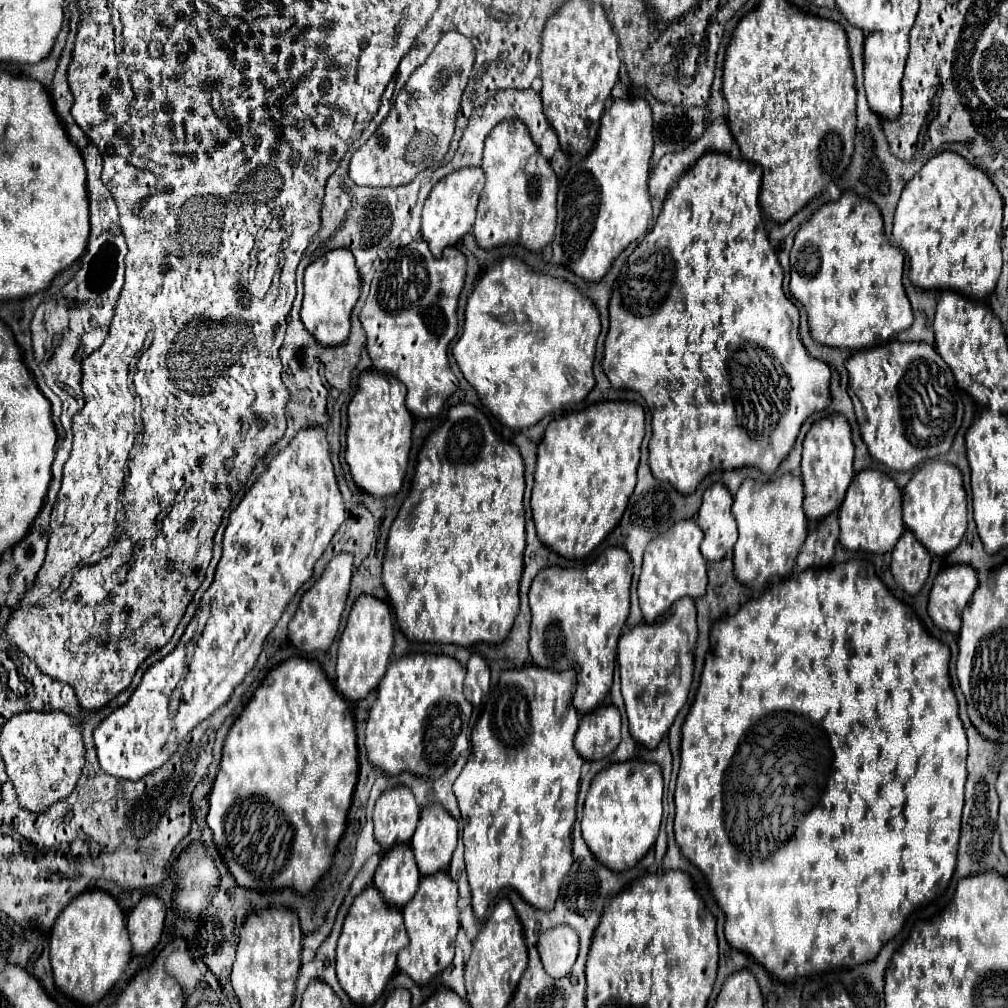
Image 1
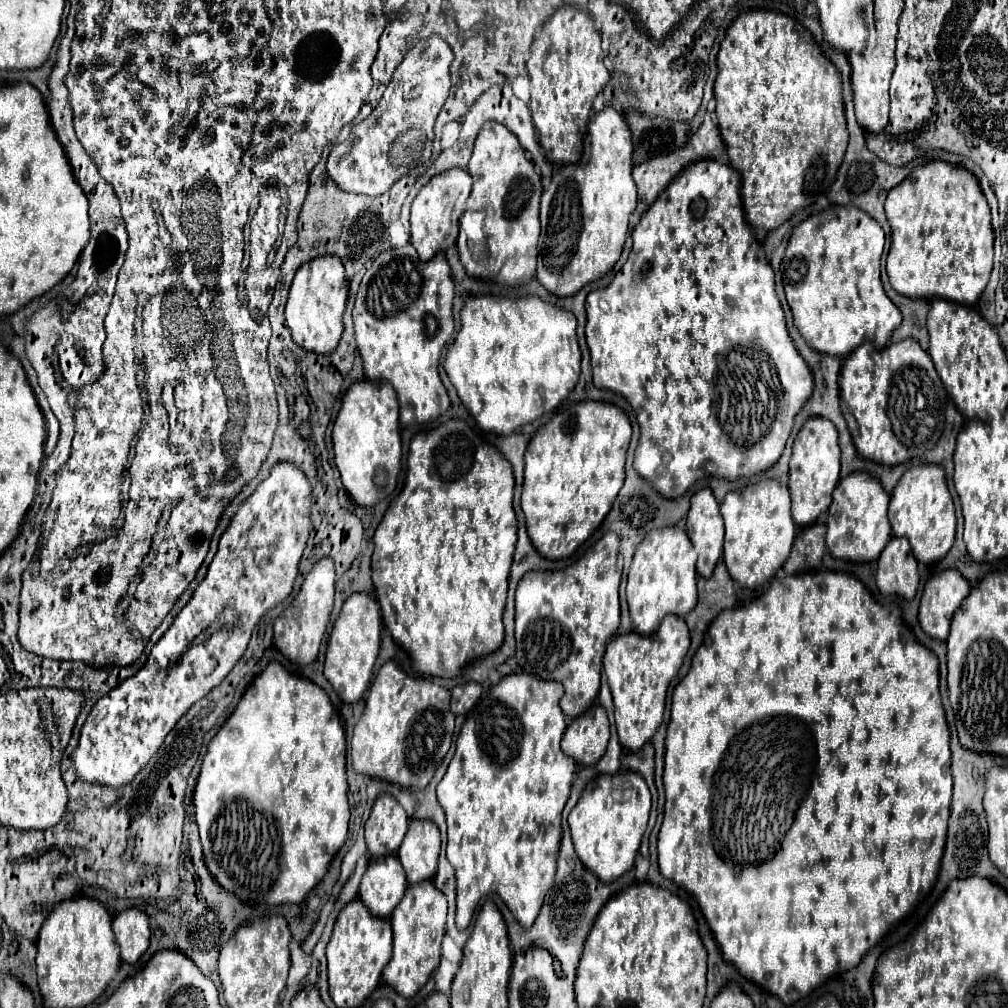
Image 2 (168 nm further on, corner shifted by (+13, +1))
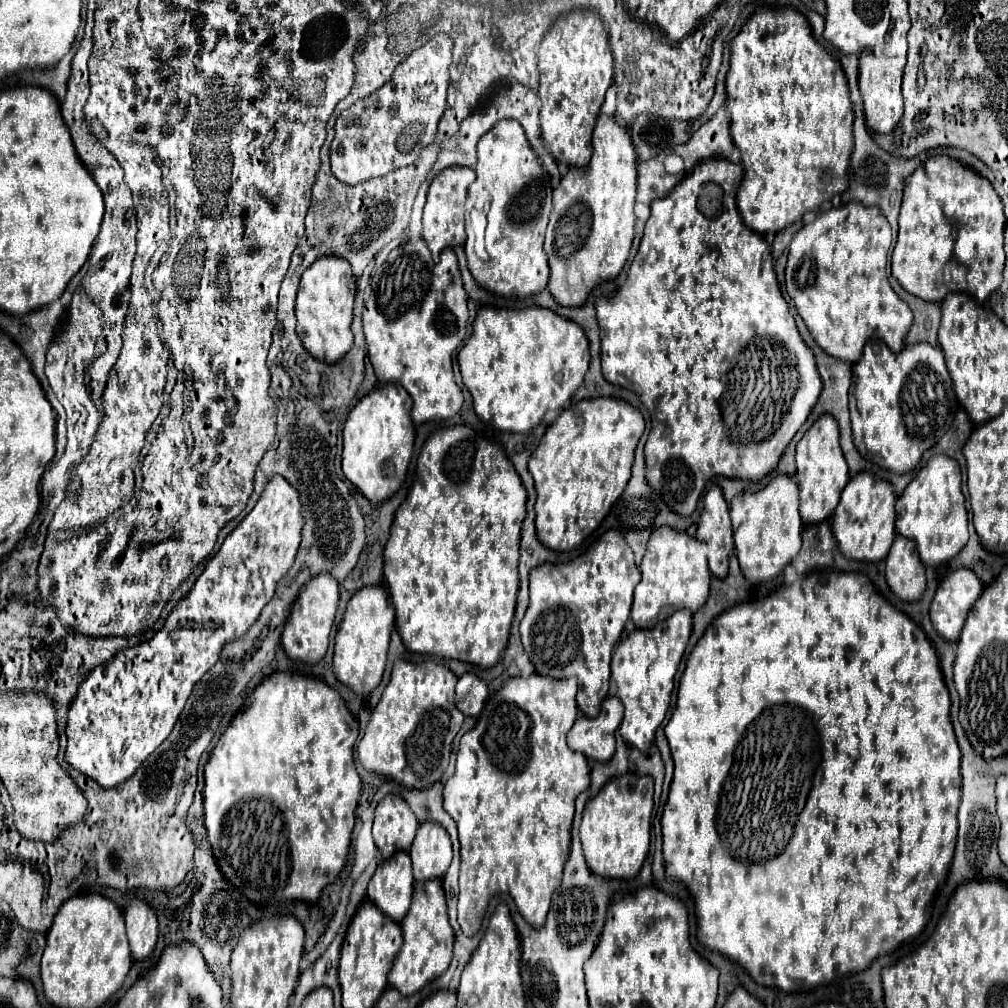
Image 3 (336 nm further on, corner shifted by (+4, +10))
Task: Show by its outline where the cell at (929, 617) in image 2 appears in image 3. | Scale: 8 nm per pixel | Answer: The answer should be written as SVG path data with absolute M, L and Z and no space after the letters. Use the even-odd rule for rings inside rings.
M957 569L939 583L931 603L931 623L943 639L959 639L967 613L981 591L983 583L969 569Z

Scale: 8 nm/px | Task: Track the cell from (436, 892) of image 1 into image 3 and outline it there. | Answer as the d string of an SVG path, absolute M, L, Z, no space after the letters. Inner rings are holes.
M439 879L415 885L411 909L401 921L401 931L403 947L389 973L389 985L395 987L403 997L407 997L425 987L429 981L437 979L441 973L445 973L453 957L453 929L447 919L445 893Z

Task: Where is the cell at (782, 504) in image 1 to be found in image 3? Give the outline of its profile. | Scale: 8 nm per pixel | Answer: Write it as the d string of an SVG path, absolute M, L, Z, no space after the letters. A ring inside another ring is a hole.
M789 475L773 477L757 493L739 493L731 503L735 551L747 581L763 583L775 579L799 553L803 523L799 517L799 487Z

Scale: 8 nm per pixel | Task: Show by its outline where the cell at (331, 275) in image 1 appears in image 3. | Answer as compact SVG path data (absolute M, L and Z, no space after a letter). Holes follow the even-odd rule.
M321 257L307 269L301 277L301 285L295 299L295 317L297 317L297 335L301 345L319 361L337 363L341 361L353 345L351 319L353 319L353 303L355 303L355 277L351 273L351 265L341 257Z

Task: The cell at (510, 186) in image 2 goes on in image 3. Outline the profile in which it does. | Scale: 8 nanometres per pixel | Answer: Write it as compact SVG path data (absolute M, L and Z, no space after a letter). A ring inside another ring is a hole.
M499 121L487 131L477 147L477 179L469 195L485 195L489 201L489 225L485 243L489 261L481 261L471 245L465 243L467 265L479 287L501 297L531 297L547 289L549 265L543 249L545 229L551 215L551 183L531 145L527 145L523 127L517 121Z

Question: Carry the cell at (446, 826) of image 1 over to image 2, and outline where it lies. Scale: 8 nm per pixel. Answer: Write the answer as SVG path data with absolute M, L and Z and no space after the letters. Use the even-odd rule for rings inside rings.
M412 820L398 850L408 884L422 882L436 874L440 854L440 830L432 820Z

